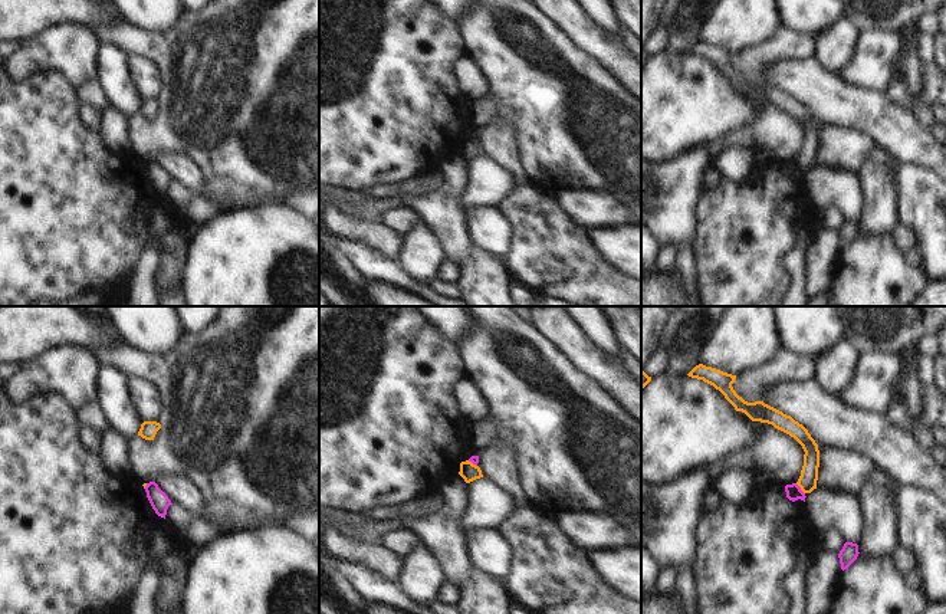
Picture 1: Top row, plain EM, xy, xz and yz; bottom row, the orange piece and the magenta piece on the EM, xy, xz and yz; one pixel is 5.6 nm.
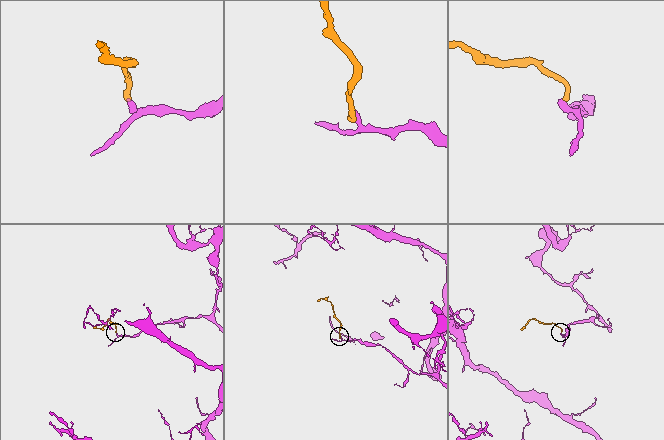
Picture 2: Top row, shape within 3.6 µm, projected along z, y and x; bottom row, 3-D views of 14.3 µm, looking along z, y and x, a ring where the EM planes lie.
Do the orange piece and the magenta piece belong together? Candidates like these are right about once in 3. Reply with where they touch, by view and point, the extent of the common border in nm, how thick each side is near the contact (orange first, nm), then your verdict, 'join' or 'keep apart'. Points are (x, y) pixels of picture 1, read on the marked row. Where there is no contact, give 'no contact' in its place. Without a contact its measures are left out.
yz (801, 489) | 80 nm | 100/90 nm | keep apart

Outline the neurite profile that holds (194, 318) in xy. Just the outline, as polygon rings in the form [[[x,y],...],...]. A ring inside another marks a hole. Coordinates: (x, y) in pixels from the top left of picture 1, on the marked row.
[[[174,306],[185,334],[207,329],[219,316],[221,306]]]

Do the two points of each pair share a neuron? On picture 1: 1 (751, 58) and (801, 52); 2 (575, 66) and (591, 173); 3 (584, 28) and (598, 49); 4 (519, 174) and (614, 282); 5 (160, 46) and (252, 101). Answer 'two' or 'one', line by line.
1: one
2: one
3: one
4: two
5: one

